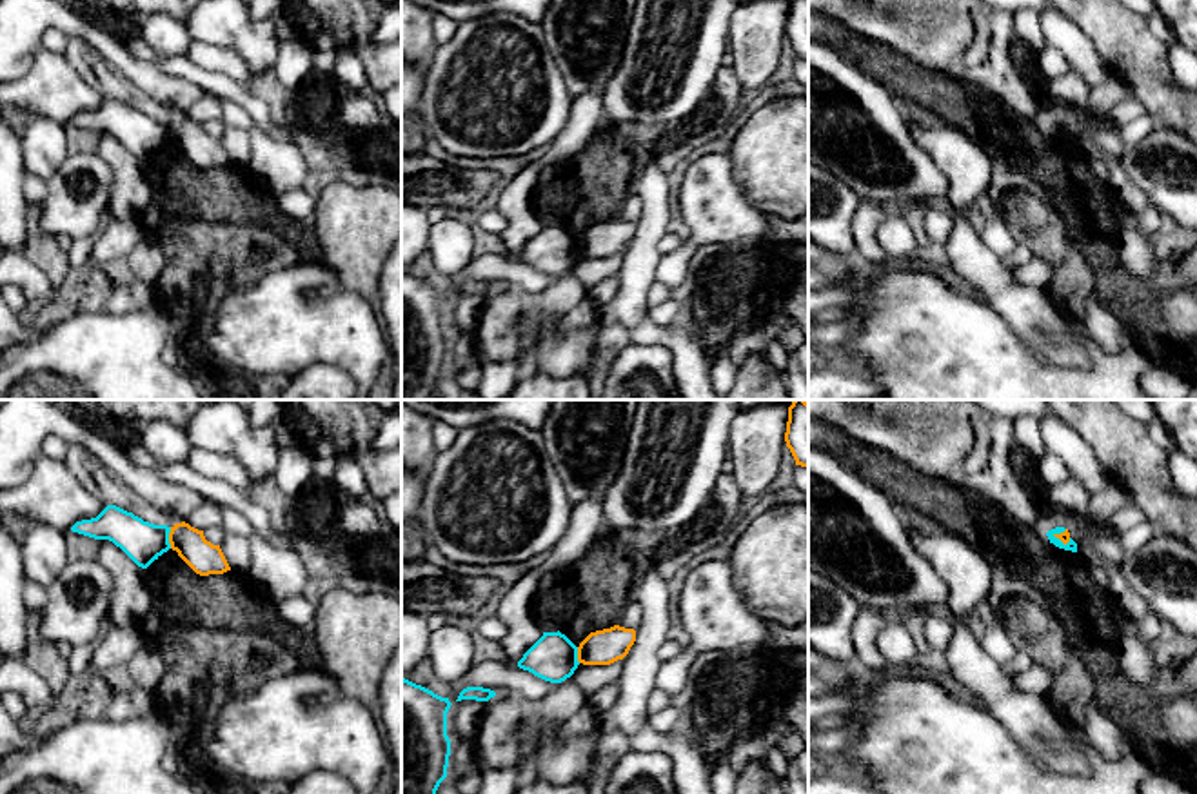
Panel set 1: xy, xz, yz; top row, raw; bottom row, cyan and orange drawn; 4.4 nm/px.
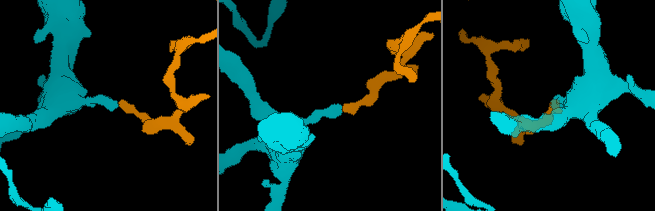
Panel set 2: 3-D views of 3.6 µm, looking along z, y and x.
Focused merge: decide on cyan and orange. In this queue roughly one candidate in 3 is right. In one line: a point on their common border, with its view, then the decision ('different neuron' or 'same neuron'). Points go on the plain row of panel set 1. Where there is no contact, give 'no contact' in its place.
meets cyan in xy at (168, 131); different neuron

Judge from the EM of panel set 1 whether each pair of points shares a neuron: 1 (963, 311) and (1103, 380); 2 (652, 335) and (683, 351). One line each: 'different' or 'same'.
1: same
2: same

